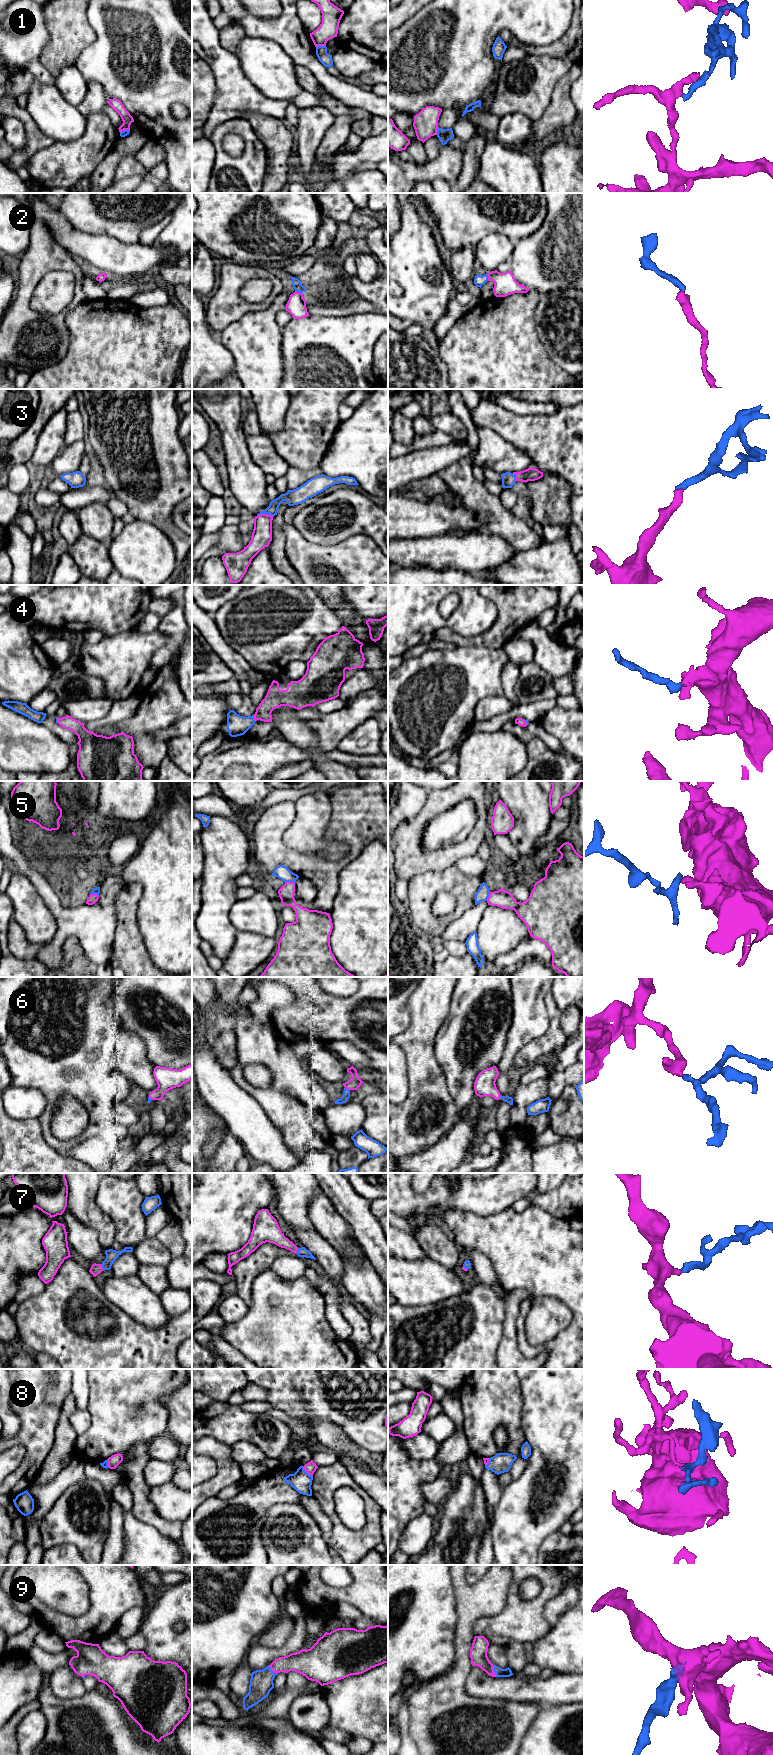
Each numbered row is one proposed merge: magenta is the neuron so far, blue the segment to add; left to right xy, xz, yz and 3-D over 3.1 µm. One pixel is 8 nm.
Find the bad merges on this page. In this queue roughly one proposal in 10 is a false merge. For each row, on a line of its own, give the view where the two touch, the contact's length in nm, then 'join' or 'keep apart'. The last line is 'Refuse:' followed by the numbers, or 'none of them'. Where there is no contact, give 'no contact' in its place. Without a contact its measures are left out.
1: contact in xz; length 80 nm; keep apart
2: contact in xz; length 70 nm; join
3: contact in xz; length 140 nm; join
4: contact in xz; length 60 nm; join
5: contact in xz; length 80 nm; keep apart
6: contact in xz; length 50 nm; join
7: contact in xy; length 50 nm; join
8: contact in xz; length 120 nm; join
9: contact in yz; length 100 nm; join
Refuse: 1, 5

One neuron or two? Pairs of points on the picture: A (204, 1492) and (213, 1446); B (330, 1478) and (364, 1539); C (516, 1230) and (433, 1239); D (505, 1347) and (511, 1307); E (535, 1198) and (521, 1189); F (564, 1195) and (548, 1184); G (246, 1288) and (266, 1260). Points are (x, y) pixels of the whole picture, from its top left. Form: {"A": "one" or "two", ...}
{"A": "one", "B": "one", "C": "two", "D": "one", "E": "two", "F": "two", "G": "one"}

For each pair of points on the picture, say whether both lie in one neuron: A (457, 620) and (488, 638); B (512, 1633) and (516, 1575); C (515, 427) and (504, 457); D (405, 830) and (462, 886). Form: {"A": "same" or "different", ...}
{"A": "different", "B": "same", "C": "different", "D": "different"}

